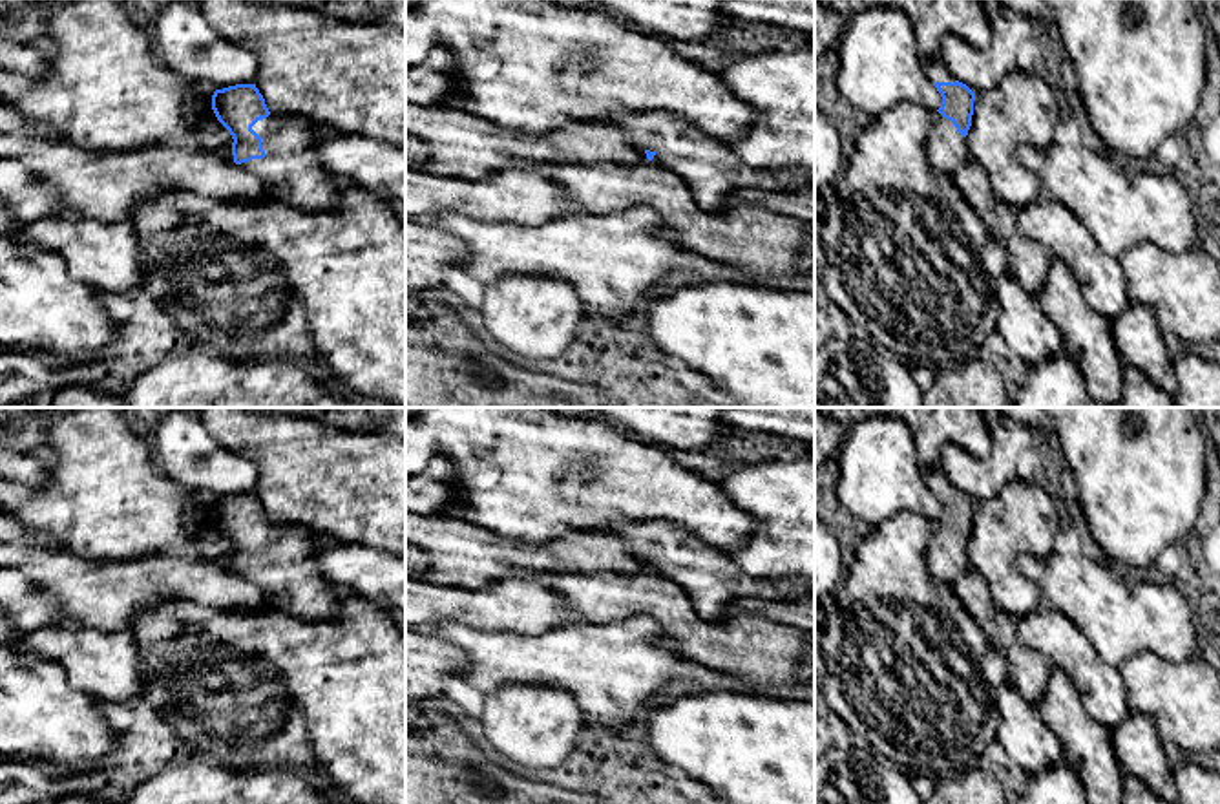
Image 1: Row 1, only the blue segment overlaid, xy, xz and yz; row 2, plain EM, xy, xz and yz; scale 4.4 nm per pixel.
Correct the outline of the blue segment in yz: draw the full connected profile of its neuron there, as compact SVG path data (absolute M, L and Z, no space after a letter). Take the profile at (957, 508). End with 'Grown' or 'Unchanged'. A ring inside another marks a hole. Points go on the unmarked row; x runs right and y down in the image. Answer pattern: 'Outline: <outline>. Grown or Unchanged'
Outline: M939 470L924 471L924 479L942 506L928 545L928 570L933 579L952 587L970 568L966 545L972 535L975 502Z. Grown

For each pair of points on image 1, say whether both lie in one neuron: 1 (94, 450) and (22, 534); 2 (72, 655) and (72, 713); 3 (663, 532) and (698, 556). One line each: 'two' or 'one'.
1: two
2: two
3: one

